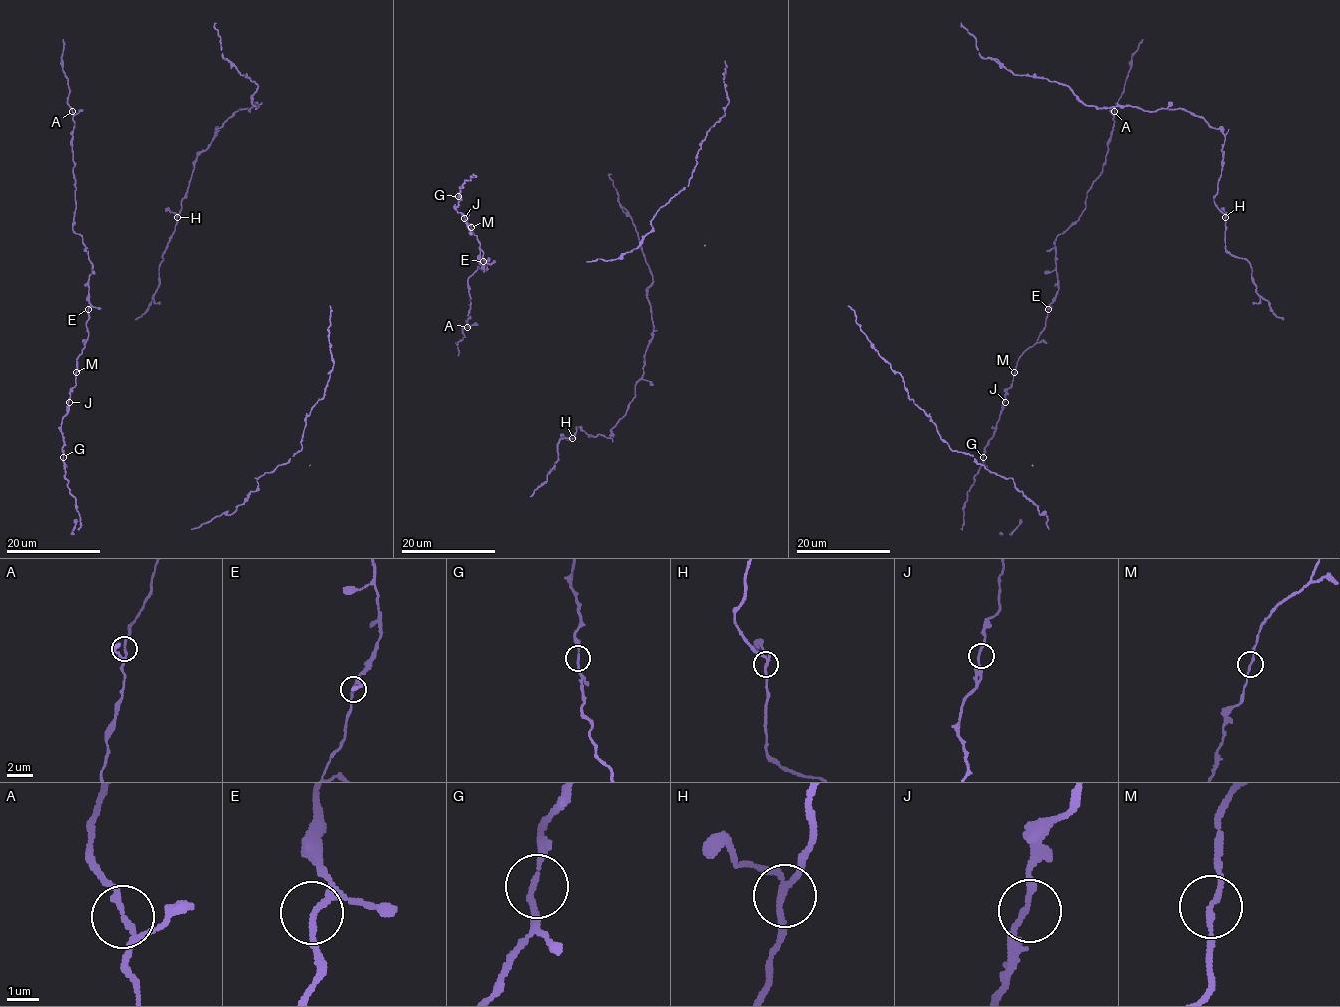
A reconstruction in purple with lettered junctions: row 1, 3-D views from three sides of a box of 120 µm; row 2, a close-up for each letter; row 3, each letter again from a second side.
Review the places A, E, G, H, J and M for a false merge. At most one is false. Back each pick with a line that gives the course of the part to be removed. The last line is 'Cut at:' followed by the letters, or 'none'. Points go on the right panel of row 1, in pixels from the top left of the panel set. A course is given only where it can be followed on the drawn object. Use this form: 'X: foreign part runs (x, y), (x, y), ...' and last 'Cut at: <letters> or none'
Cut at: none

